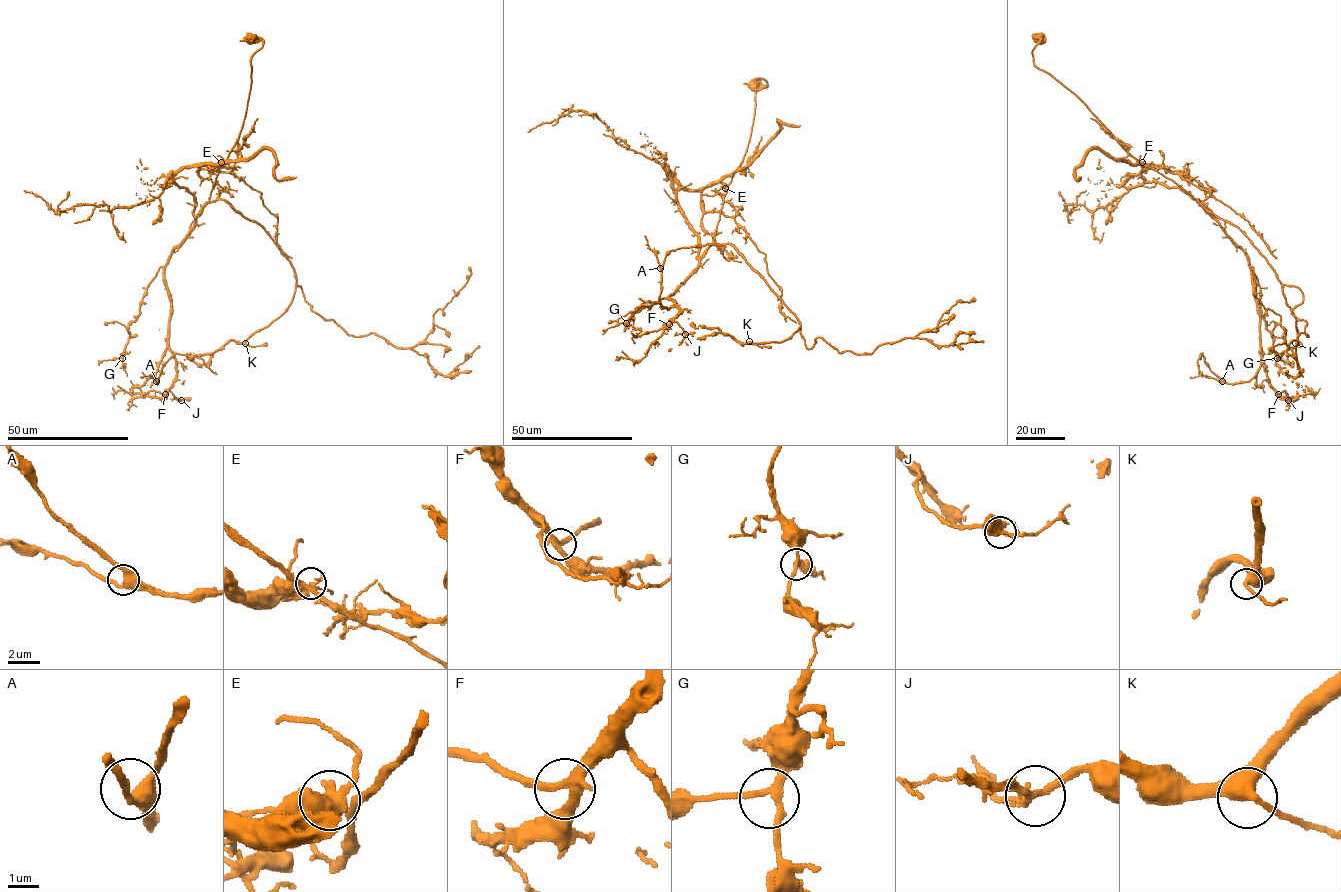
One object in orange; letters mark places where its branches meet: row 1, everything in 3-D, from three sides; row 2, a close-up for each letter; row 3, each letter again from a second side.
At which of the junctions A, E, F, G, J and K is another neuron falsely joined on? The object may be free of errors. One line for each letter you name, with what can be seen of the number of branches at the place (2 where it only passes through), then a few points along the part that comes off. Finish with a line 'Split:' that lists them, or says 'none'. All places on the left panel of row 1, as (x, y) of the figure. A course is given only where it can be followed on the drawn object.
E: 5 | (221, 162), (197, 164), (201, 169), (233, 173), (262, 193), (263, 204), (277, 218), (276, 242), (291, 258)
Split: E

